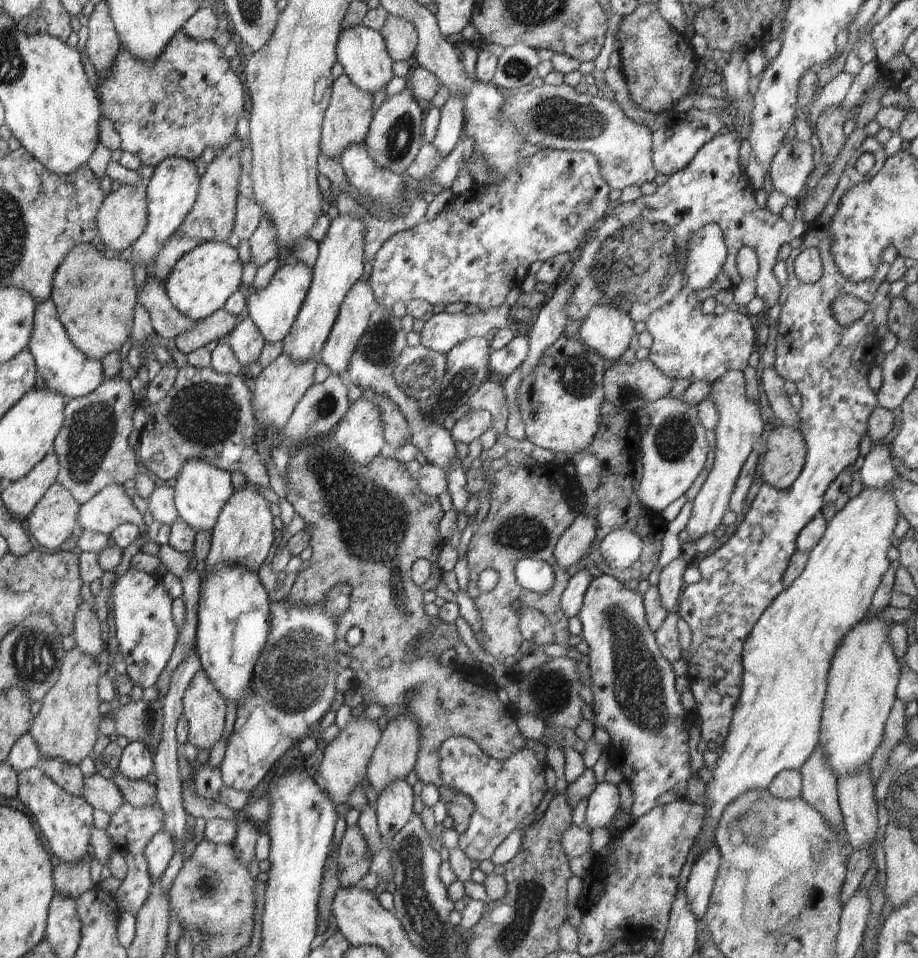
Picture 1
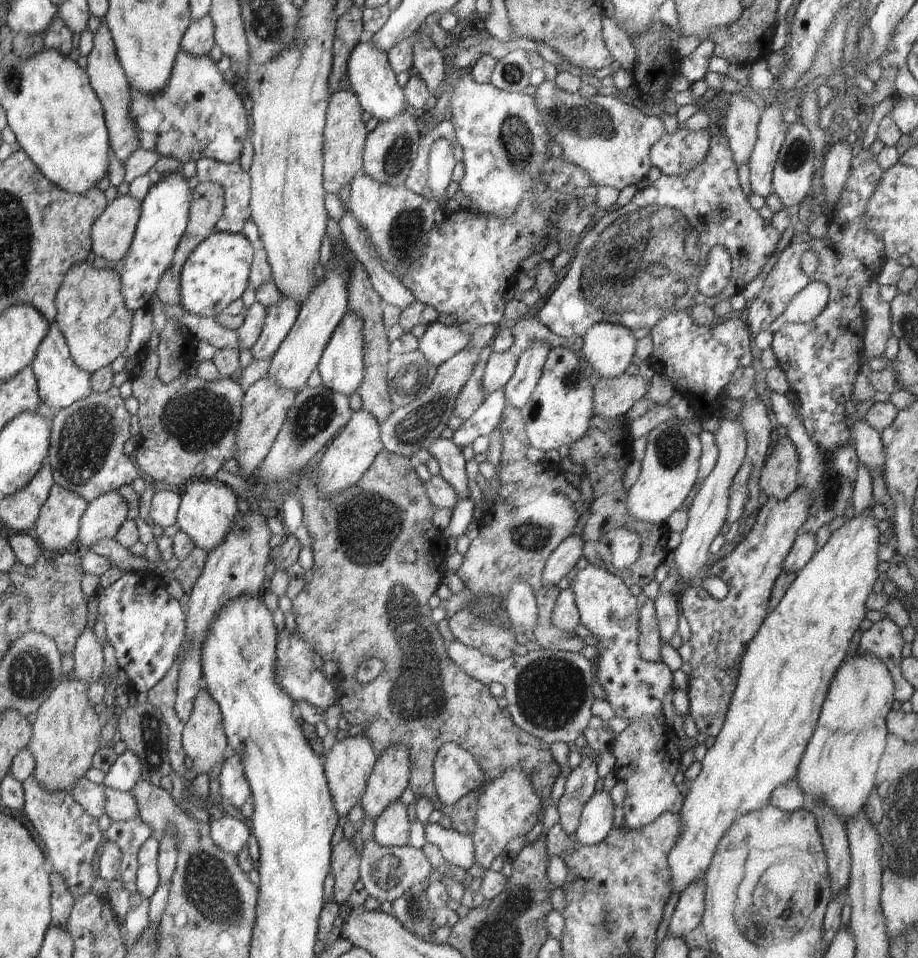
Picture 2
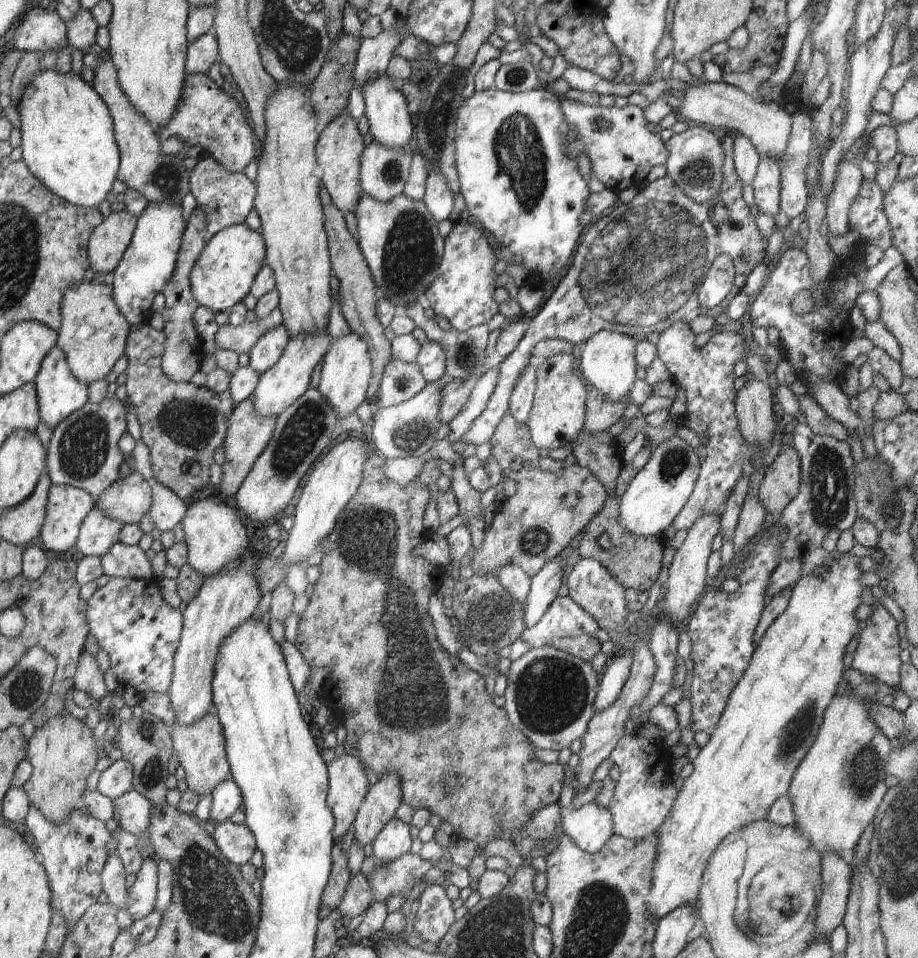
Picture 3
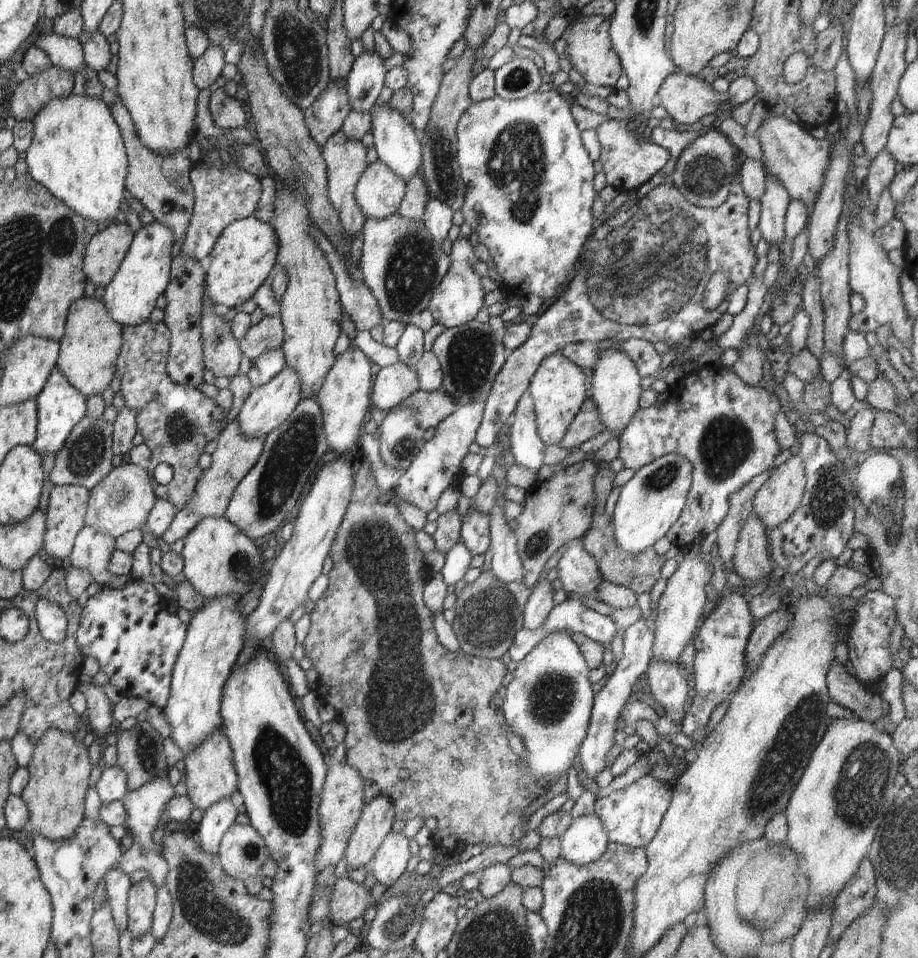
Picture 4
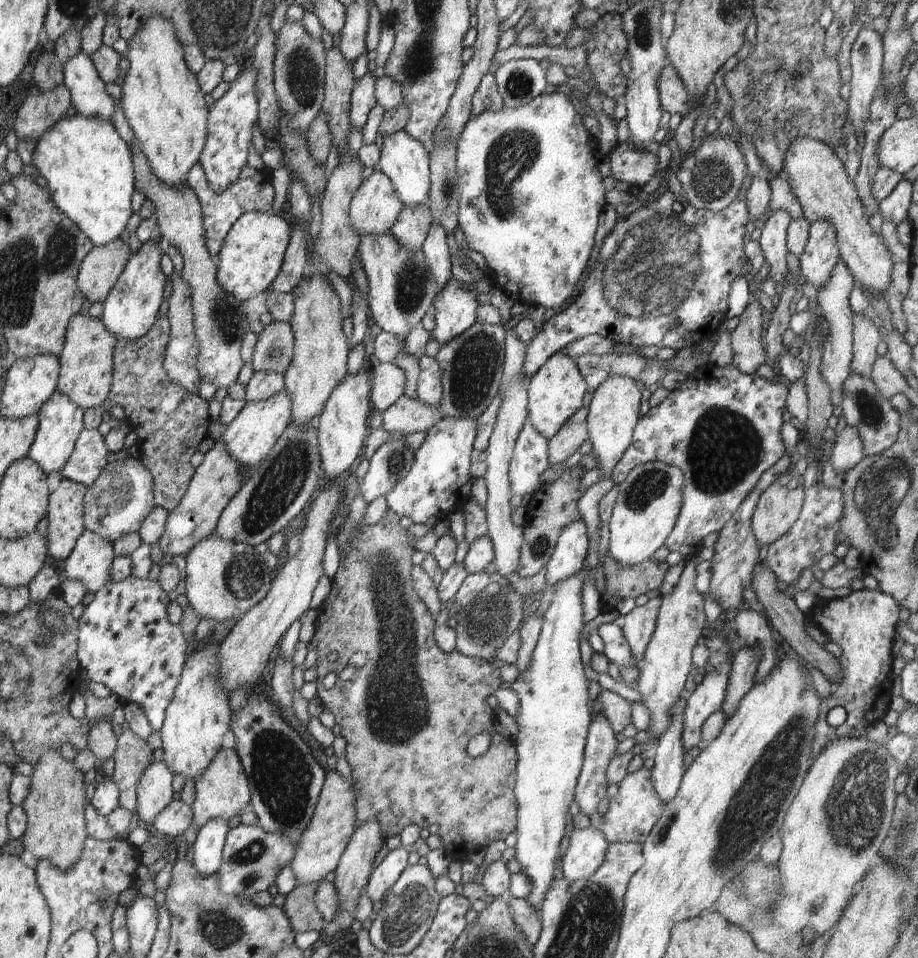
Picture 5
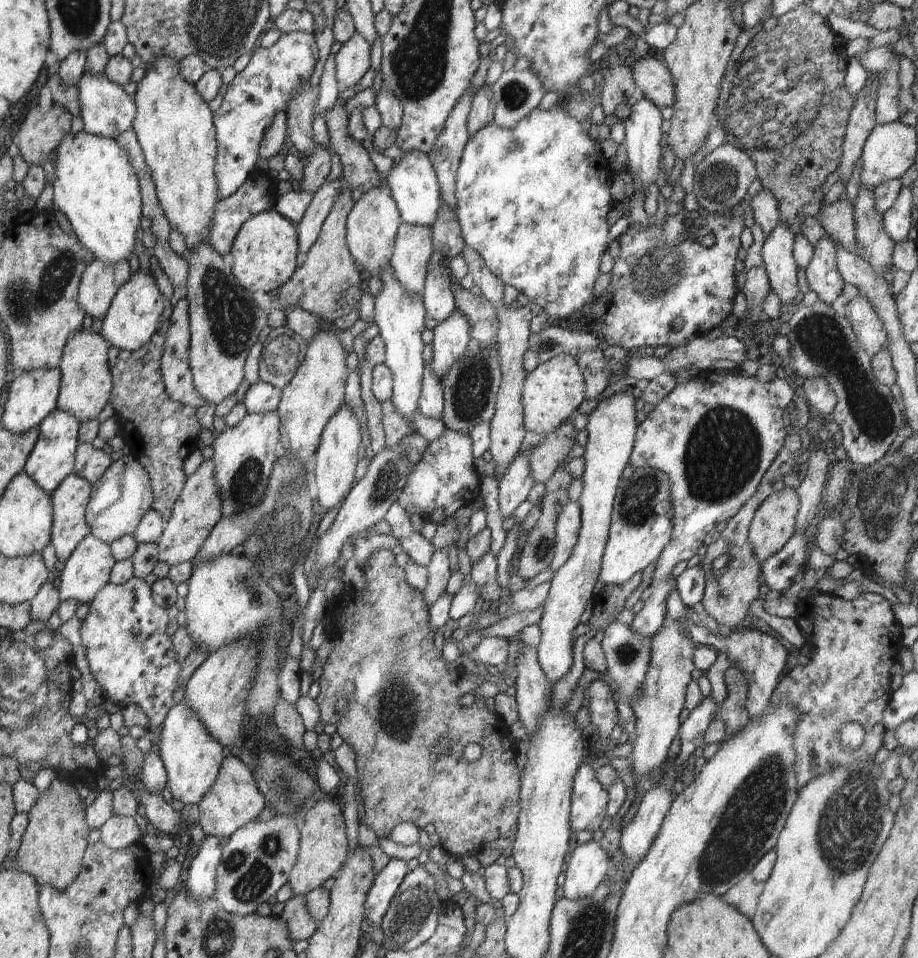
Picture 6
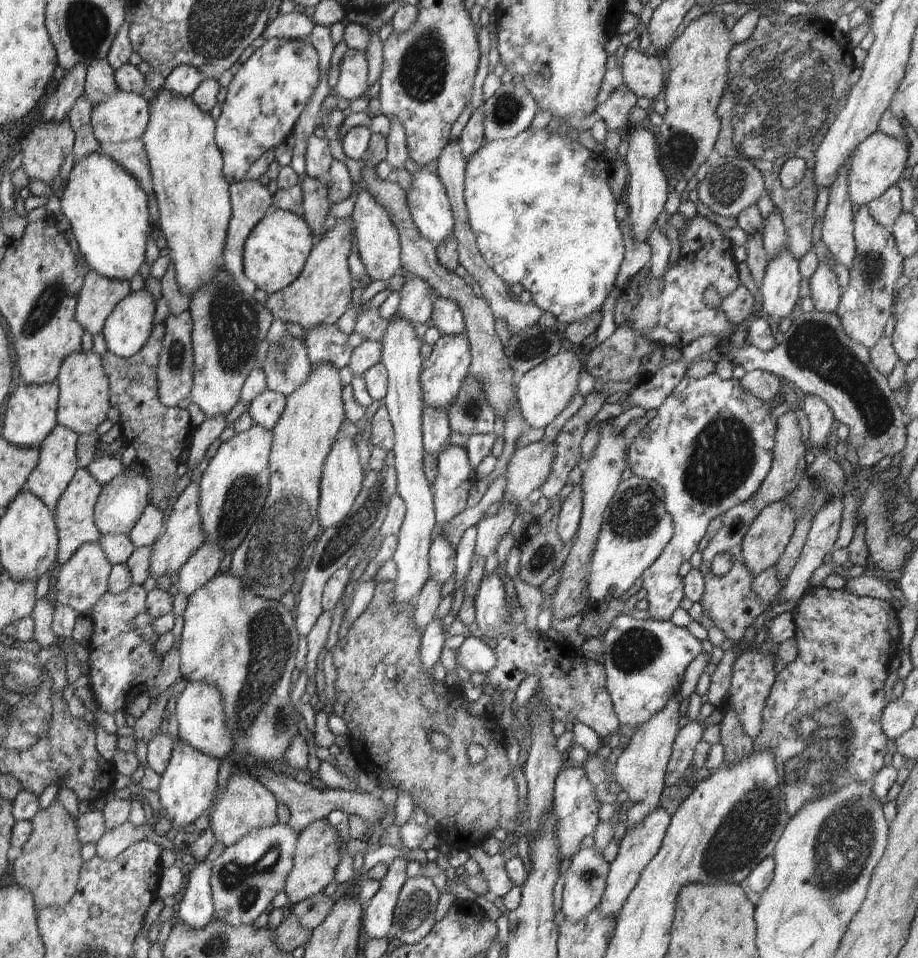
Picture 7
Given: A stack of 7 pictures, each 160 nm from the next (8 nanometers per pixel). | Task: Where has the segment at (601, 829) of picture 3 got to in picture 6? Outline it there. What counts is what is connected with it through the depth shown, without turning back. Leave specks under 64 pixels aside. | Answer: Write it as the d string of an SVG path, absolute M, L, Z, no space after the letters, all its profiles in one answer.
M594 840L578 845L567 861L563 885L566 898L574 900L590 896L608 876L610 856Z

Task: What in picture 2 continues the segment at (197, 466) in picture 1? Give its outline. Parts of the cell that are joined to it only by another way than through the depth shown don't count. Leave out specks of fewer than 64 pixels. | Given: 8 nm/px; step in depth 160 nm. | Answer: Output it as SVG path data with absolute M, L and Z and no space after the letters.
M216 478L190 479L182 488L181 503L177 512L180 531L185 532L207 554L225 539L232 519L238 512L238 495L226 483Z

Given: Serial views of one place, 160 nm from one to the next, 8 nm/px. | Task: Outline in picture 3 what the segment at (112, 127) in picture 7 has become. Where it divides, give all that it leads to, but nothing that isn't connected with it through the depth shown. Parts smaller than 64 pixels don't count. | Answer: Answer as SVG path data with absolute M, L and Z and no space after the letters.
M44 3L40 7L29 6L28 10L23 14L22 20L17 24L14 33L14 48L19 51L42 52L60 47L68 47L69 42L67 41L66 33L65 22L54 9L47 9Z

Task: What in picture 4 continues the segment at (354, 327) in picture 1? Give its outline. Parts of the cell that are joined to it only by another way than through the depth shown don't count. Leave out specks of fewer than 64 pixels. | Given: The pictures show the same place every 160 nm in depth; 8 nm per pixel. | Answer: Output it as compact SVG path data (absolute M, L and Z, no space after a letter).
M348 347L335 356L317 399L323 414L323 427L330 450L337 456L344 456L357 443L364 430L366 412L373 410L371 402L372 370L370 359L356 347Z

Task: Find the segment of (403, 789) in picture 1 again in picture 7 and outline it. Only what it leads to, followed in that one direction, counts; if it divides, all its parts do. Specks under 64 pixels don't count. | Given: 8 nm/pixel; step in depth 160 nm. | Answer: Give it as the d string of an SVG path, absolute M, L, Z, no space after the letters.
M399 856L388 865L388 874L380 881L380 890L372 898L370 906L364 910L362 929L370 940L389 938L394 922L394 910L407 880L408 860Z

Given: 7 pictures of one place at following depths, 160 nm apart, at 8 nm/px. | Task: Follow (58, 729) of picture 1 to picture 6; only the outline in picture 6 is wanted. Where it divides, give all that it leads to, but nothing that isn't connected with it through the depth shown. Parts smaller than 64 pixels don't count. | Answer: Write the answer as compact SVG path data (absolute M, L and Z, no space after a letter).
M60 776L54 778L27 814L28 826L16 854L16 870L32 876L38 886L64 892L79 876L87 848L89 830L84 820L85 808L72 784Z

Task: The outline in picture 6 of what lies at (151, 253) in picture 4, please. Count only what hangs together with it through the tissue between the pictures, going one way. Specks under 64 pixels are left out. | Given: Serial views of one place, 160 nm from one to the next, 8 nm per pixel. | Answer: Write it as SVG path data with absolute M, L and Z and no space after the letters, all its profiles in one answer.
M139 269L130 276L130 280L116 292L114 300L102 320L102 336L111 347L127 352L140 350L152 339L162 323L161 314L167 300L160 292L155 276L144 269Z

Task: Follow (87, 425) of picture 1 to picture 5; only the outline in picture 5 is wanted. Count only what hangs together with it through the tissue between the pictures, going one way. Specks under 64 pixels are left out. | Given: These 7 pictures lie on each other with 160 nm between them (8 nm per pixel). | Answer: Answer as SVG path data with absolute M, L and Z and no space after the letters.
M83 429L68 462L59 470L60 476L87 487L92 486L109 463L106 454L108 449L98 429Z

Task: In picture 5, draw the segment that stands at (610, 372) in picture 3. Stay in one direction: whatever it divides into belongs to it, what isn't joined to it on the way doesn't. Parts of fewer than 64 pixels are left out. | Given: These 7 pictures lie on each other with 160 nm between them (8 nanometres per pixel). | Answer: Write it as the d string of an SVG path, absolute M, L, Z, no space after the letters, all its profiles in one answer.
M610 375L594 391L592 402L587 407L589 440L593 446L592 452L599 461L597 467L604 470L602 480L611 478L614 467L631 445L633 430L641 417L639 413L641 389L641 384L629 376Z

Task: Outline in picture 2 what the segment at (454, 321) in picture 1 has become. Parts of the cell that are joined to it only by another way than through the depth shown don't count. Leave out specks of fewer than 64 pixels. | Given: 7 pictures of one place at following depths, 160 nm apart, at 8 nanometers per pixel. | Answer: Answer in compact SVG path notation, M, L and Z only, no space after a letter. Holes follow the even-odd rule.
M534 317L518 320L510 330L516 346L520 346L522 350L527 349L529 344L534 341L545 342L549 346L549 350L567 343L567 338L554 334ZM438 320L428 324L427 330L419 338L419 349L429 363L438 368L466 347L467 335L458 327L458 324L444 325Z

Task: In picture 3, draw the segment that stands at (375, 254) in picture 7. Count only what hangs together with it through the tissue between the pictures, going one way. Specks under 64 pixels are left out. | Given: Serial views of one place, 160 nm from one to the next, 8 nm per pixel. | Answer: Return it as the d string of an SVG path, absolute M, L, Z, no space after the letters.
M373 140L365 146L360 159L360 182L364 193L387 203L402 195L413 159L412 148L390 148Z

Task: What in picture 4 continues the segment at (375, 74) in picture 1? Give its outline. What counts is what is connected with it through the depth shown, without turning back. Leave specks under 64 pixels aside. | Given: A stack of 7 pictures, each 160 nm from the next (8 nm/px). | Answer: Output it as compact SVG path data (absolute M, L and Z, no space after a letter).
M388 103L371 108L371 133L373 145L380 159L391 171L394 171L404 182L412 176L421 173L422 147L418 138L418 131L397 110Z

